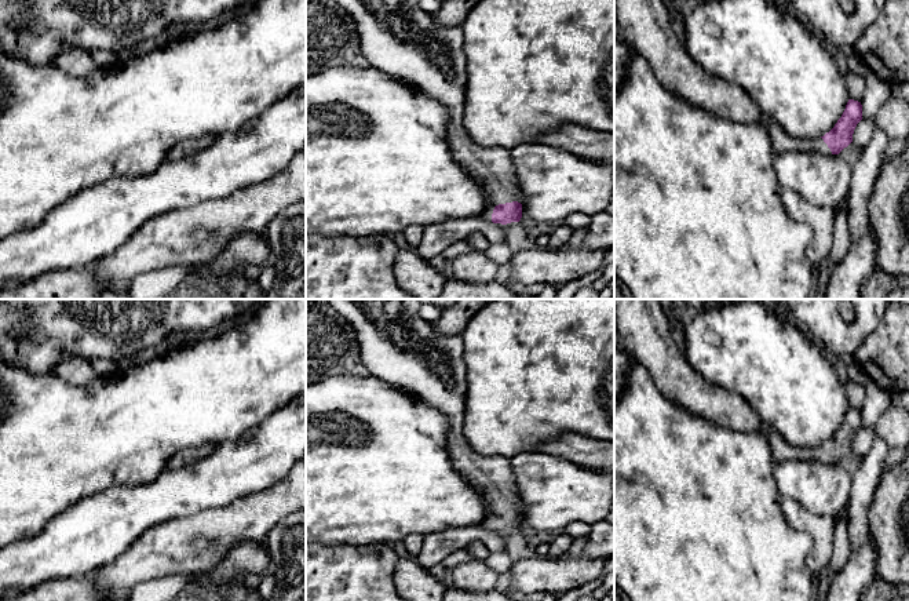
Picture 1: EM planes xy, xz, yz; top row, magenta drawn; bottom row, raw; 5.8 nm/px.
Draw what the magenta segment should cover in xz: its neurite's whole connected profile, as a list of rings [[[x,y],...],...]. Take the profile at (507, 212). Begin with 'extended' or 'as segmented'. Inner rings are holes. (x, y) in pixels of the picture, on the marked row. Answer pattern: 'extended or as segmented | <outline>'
extended | [[[419,0],[333,1],[353,18],[364,58],[370,68],[388,73],[448,108],[448,143],[453,159],[482,183],[486,193],[486,207],[481,218],[501,225],[519,222],[522,197],[512,168],[511,152],[501,146],[483,147],[478,145],[464,127],[468,73],[461,26],[441,25],[434,14],[419,8]]]

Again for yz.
extended | [[[848,99],[842,117],[824,136],[793,138],[770,117],[764,117],[760,127],[763,127],[770,135],[774,154],[784,152],[804,152],[832,156],[839,154],[853,142],[854,130],[861,120],[861,102]]]

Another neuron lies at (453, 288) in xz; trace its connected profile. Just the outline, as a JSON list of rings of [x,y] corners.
[[[448,278],[437,299],[534,299],[514,292],[508,284],[492,280],[483,285]]]

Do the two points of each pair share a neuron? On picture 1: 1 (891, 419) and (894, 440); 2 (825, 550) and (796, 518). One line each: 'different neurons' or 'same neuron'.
1: same neuron
2: same neuron

